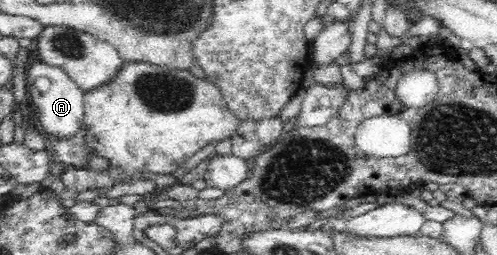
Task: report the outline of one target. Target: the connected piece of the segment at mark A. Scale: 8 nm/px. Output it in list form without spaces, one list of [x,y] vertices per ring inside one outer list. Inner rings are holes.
[[[39,61],[31,65],[28,71],[26,71],[25,76],[30,91],[27,107],[37,112],[35,118],[40,131],[49,135],[71,137],[84,121],[85,93],[81,91],[81,88],[69,77],[69,74],[67,74],[63,68],[57,65],[51,65],[47,62]],[[39,77],[49,81],[49,87],[47,87],[44,92],[32,85]]]

